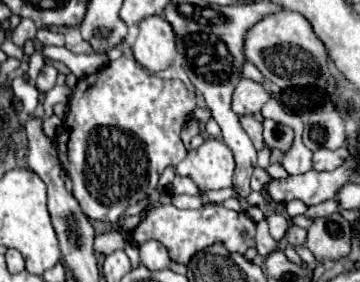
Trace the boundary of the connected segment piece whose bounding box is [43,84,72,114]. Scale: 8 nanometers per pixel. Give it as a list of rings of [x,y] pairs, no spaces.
[[[55,85],[48,93],[46,93],[43,102],[45,114],[48,111],[47,107],[53,108],[58,103],[66,103],[69,101],[72,90],[64,85]]]

